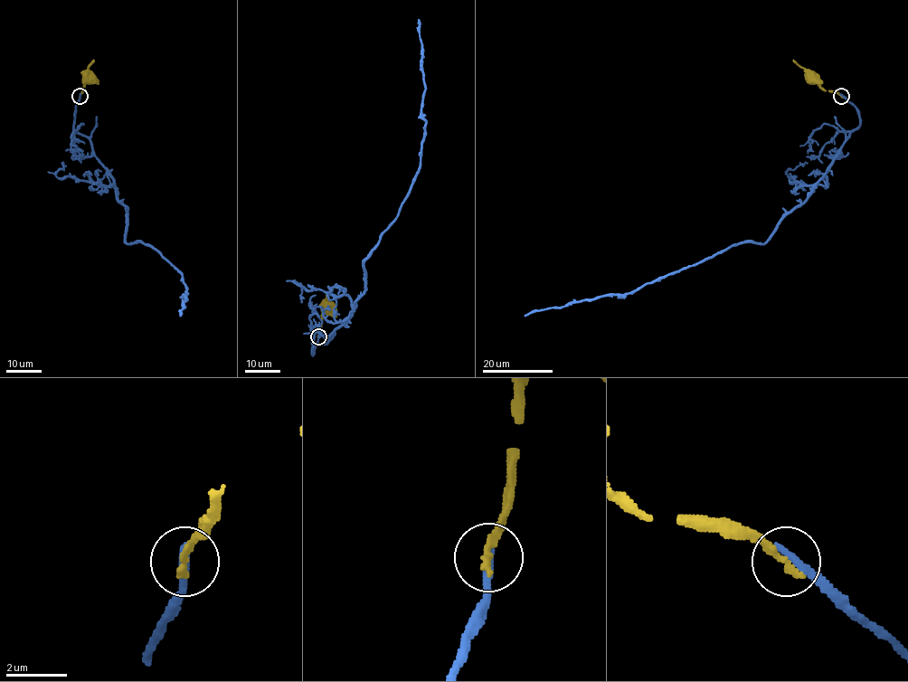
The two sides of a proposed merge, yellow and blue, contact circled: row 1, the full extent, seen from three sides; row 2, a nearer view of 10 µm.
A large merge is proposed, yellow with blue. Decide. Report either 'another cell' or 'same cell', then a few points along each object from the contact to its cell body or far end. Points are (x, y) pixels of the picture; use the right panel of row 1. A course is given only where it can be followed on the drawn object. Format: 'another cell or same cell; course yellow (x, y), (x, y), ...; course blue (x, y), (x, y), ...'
another cell; course yellow (841, 95), (825, 89), (817, 78), (813, 78); course blue (841, 95), (856, 108), (859, 126), (808, 197), (781, 219), (764, 243), (730, 246), (628, 293), (524, 316)

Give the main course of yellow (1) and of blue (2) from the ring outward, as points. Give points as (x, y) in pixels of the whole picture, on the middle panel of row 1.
1: (318, 336), (321, 319), (327, 307)
2: (318, 336), (313, 355), (352, 314), (364, 288), (364, 261), (396, 217), (419, 166), (425, 85), (418, 20)

